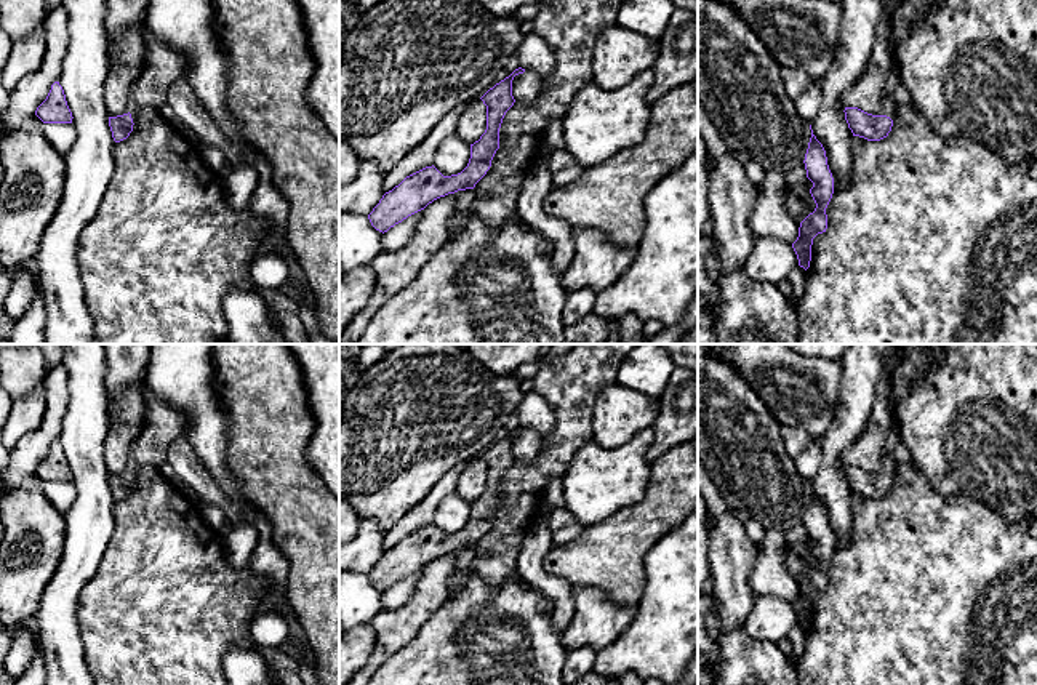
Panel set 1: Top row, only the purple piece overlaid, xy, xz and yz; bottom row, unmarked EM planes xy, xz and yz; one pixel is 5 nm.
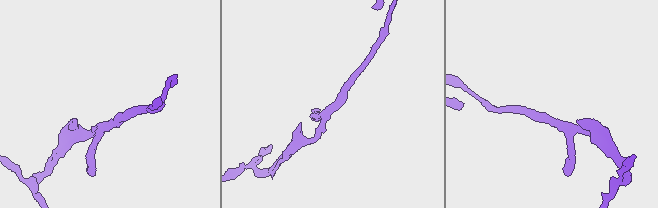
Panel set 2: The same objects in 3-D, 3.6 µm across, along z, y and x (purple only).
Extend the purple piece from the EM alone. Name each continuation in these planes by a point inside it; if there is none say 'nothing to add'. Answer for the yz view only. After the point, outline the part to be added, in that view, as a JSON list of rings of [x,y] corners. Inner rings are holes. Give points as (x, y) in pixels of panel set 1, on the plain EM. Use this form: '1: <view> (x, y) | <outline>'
1: yz (888, 466) | [[[898,421],[895,427],[888,432],[888,437],[885,440],[883,456],[882,456],[882,467],[877,474],[887,474],[891,479],[895,479],[896,463],[895,463],[895,447],[899,442],[899,427]]]

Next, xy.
1: xy (165, 424) | [[[141,384],[147,402],[147,423],[130,448],[126,471],[136,480],[134,469],[152,466],[160,469],[166,463],[166,453],[178,437],[184,437],[189,419],[176,408],[157,399],[150,389]]]

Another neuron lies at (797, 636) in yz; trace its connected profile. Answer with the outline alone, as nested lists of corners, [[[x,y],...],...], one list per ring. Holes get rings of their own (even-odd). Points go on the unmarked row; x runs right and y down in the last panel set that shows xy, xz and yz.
[[[797,624],[789,634],[792,651],[797,658],[802,655],[805,639],[807,639],[807,629],[800,624]]]

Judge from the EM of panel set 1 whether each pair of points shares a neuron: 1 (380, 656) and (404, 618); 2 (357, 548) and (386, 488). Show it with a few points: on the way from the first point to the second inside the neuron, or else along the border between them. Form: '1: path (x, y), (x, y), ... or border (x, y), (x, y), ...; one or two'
1: path (386, 647), (397, 628); one
2: border (362, 519), (373, 519), (384, 532); two

